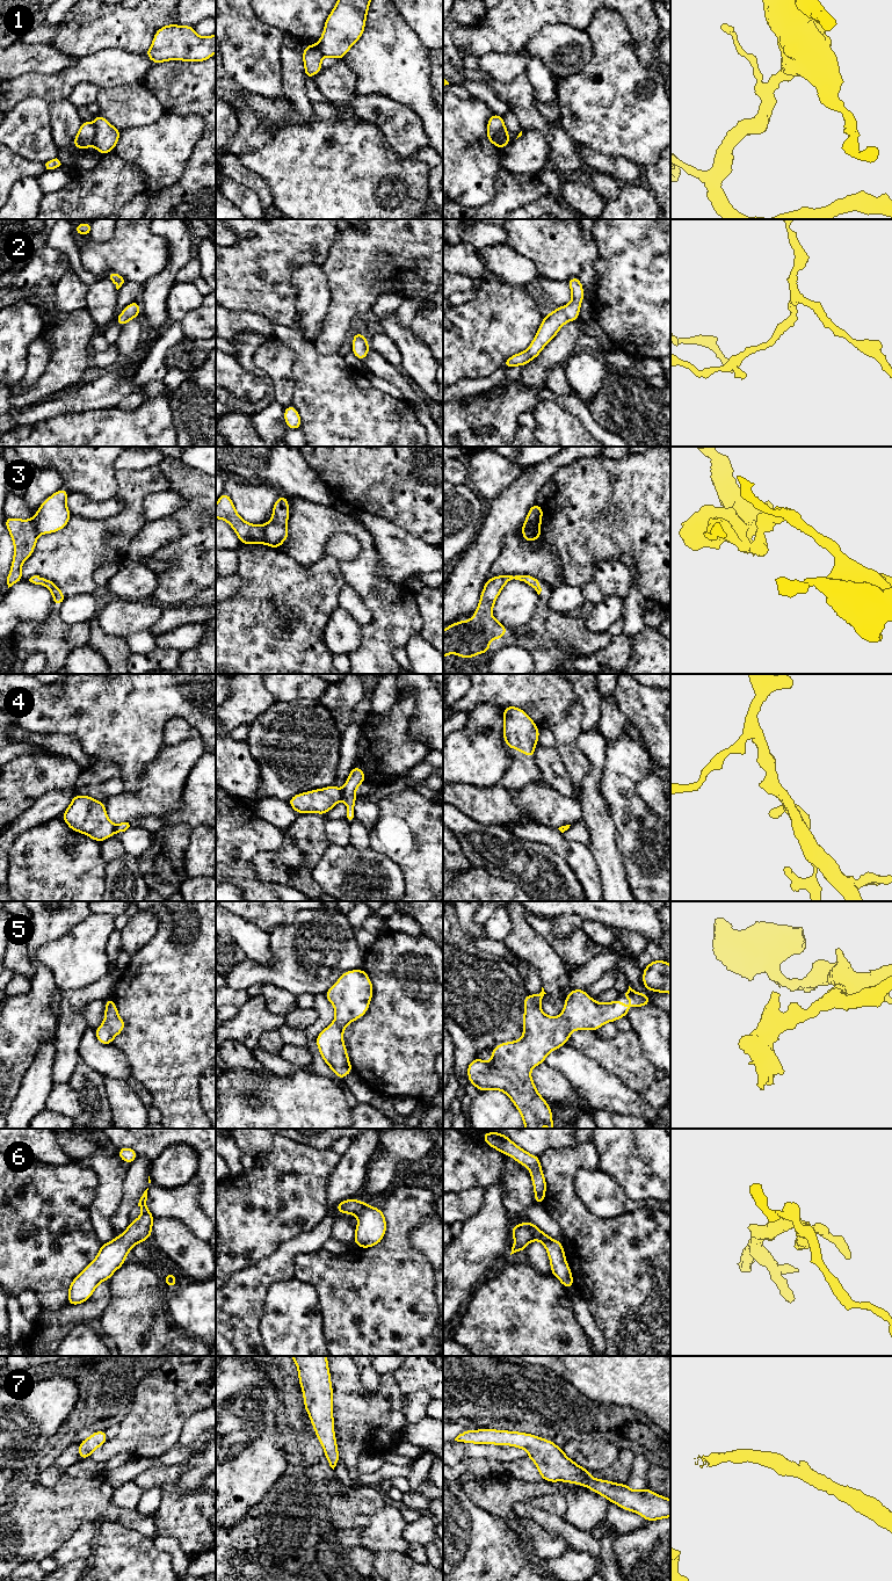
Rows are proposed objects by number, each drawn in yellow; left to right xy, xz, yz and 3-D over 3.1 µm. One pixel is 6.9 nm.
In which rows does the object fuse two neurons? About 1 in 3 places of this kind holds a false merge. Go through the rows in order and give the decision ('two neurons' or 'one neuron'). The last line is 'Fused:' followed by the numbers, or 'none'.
1: two neurons
2: one neuron
3: two neurons
4: two neurons
5: one neuron
6: one neuron
7: one neuron
Fused: 1, 3, 4

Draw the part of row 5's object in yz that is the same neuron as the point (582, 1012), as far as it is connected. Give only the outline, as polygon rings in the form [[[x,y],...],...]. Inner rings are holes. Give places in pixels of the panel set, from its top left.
[[[630,986],[625,996],[633,1002],[632,1007],[622,1006],[619,998],[600,1003],[583,989],[571,989],[563,1013],[550,1017],[541,1009],[545,994],[542,987],[539,994],[525,995],[521,1039],[496,1045],[491,1050],[491,1063],[474,1058],[467,1066],[469,1082],[479,1092],[503,1092],[520,1111],[525,1129],[539,1129],[542,1125],[556,1129],[550,1105],[531,1079],[531,1068],[543,1064],[551,1051],[567,1044],[573,1030],[597,1031],[604,1023],[625,1017],[632,1008],[651,1005],[648,996]]]

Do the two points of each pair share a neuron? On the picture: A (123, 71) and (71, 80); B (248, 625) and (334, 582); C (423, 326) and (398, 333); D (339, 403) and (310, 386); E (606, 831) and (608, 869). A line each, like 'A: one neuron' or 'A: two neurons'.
A: one neuron
B: one neuron
C: two neurons
D: one neuron
E: one neuron

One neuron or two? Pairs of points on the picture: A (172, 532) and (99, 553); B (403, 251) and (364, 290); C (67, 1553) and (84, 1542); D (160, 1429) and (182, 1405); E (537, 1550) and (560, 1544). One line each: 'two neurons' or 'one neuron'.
A: two neurons
B: one neuron
C: one neuron
D: one neuron
E: one neuron

